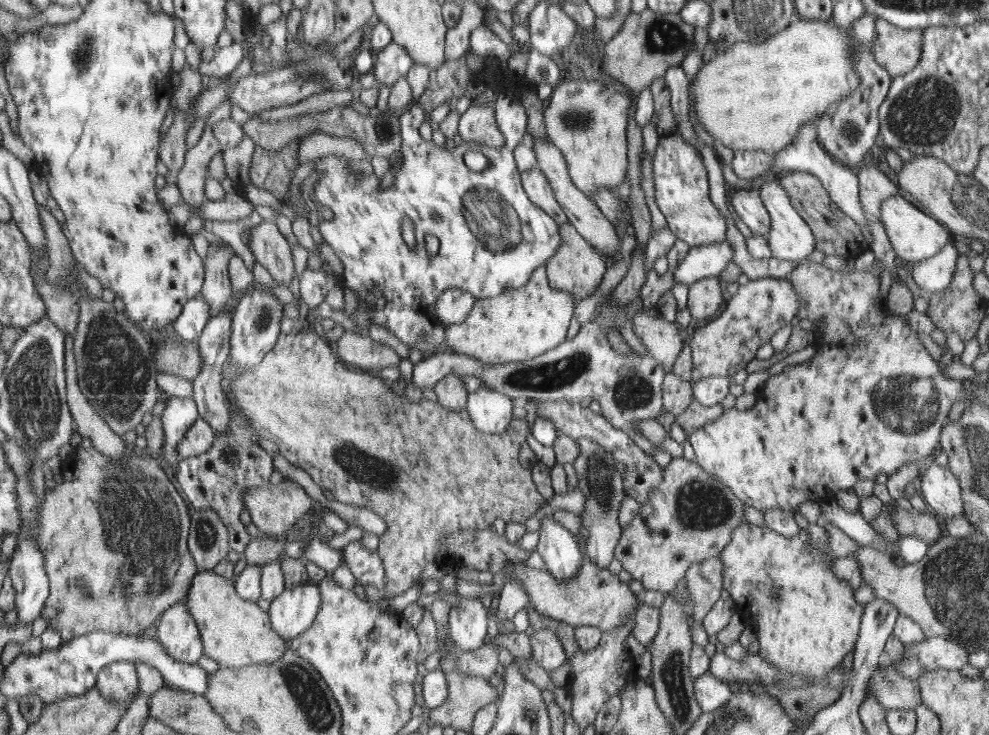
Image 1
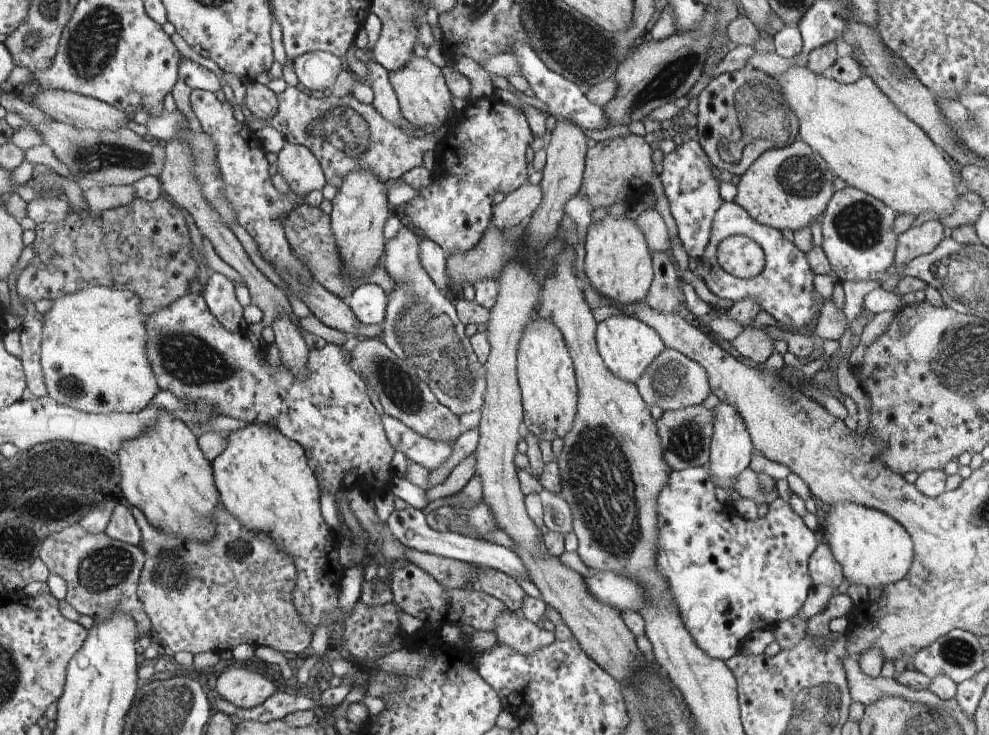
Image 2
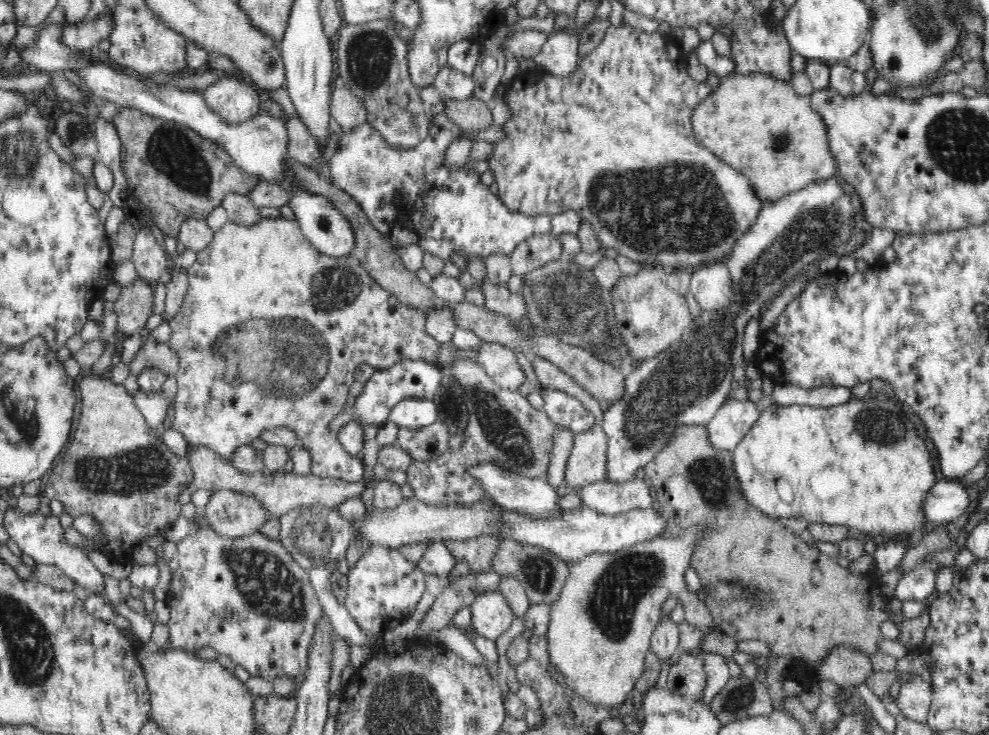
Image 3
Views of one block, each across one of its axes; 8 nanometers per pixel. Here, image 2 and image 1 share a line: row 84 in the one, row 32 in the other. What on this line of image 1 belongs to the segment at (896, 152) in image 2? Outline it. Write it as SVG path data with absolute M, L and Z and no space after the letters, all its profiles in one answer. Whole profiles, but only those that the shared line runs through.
M864 14L858 20L852 22L850 30L840 30L838 26L830 26L828 22L822 22L822 20L802 20L790 24L788 28L784 29L777 36L768 37L758 43L740 42L734 44L732 48L728 49L726 53L713 54L710 62L702 62L702 66L696 75L696 79L689 81L689 97L693 94L696 101L696 118L704 126L706 132L710 137L717 140L734 150L762 150L767 153L775 153L783 148L786 148L798 135L800 127L814 121L818 123L826 111L833 105L844 100L857 89L861 78L858 73L852 68L852 45L858 43L858 45L864 45L866 48L872 48L872 43L876 40L876 20L877 16L872 14Z

